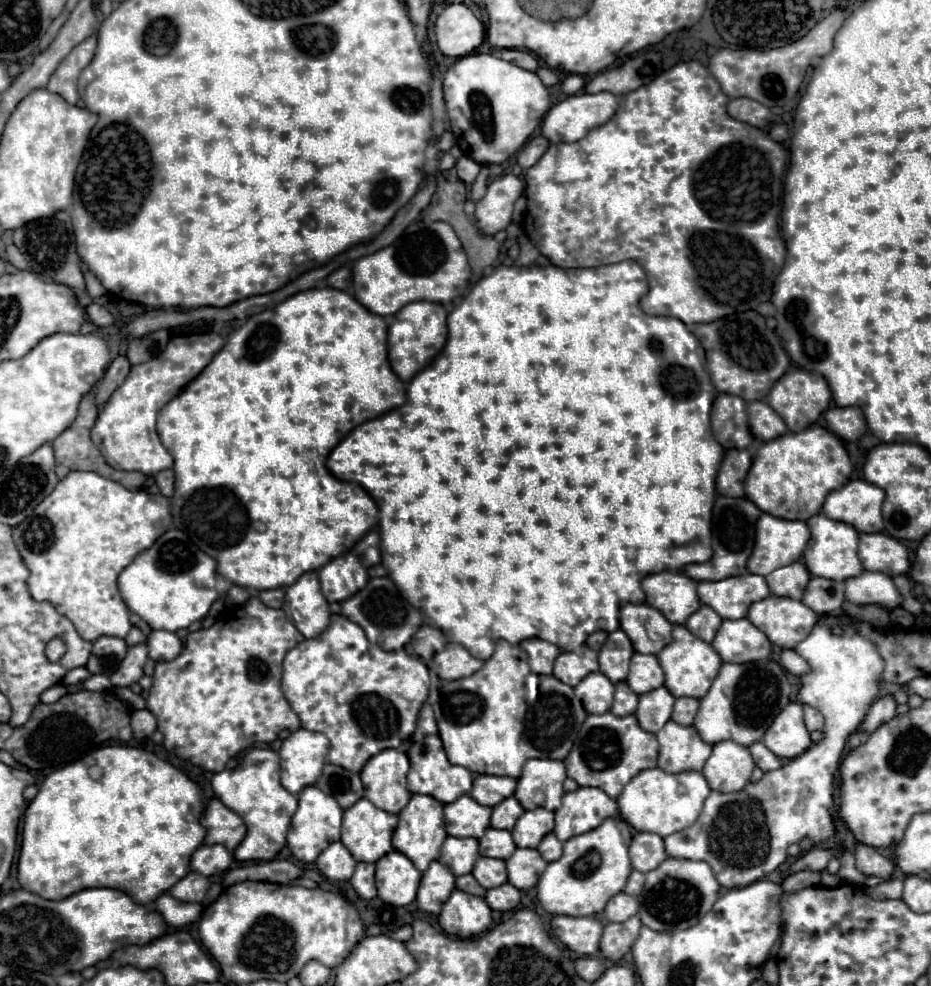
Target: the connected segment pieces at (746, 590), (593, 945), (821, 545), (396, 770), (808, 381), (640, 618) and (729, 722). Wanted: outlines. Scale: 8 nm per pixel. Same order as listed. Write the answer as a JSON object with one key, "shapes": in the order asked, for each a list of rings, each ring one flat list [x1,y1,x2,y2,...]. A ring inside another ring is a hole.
{"shapes":[[[744,574,720,582,700,582,698,598,722,618,744,618,750,604,770,596,764,576]],[[554,916,550,926,552,926,554,936,578,956,594,956,598,952,602,924,596,918,592,916,586,916,586,918]],[[816,514,808,520,808,528,812,532,812,538,804,550,804,564,808,566,812,576,842,582,842,580,862,574,864,568,858,558,858,532,852,526,848,526,844,522,830,520,824,514]],[[382,750,372,756,362,768,364,796,380,810,398,814,410,800,406,788,406,774,410,770,408,756,400,750]],[[790,370,774,384,770,394,766,396,766,402,784,418,784,422,788,420,786,422,788,430,796,432,796,430,804,430,804,426,812,426,820,418,820,414,830,408,832,390,826,378,820,374,806,372,806,370,794,370,794,372]],[[626,604,620,610,620,628,640,654,658,654,672,642,672,624,648,604]],[[760,660,750,664,722,664,712,690,700,700,700,710,694,720,694,728,708,744,732,740,742,746,752,746,764,738,770,722,790,702,792,684,778,662]]]}

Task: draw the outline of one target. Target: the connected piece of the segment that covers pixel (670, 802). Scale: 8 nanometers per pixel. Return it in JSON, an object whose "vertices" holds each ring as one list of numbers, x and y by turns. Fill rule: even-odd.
{"vertices":[[660,768,642,770,634,776,628,786,624,786,622,794,618,796,618,808,622,818,636,830,636,832,654,832,662,838,674,834,676,830,684,830,696,822,700,816,702,804,708,798,710,788,706,778,700,772,682,772,682,774,666,774]]}

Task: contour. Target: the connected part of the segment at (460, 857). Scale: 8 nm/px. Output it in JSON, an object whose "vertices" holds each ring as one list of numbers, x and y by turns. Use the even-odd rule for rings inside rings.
{"vertices":[[448,836,442,844,442,852,438,862,444,862,452,870,454,876,470,874,474,862,478,860,478,840,476,838,454,838]]}

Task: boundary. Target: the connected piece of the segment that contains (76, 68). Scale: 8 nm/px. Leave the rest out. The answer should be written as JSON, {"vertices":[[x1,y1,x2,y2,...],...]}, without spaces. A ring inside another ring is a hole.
{"vertices":[[88,36,84,42,72,48,72,52,58,64,56,72,50,76,48,90,60,94,68,104,76,104,78,94,78,76,92,62,96,54,96,36]]}

